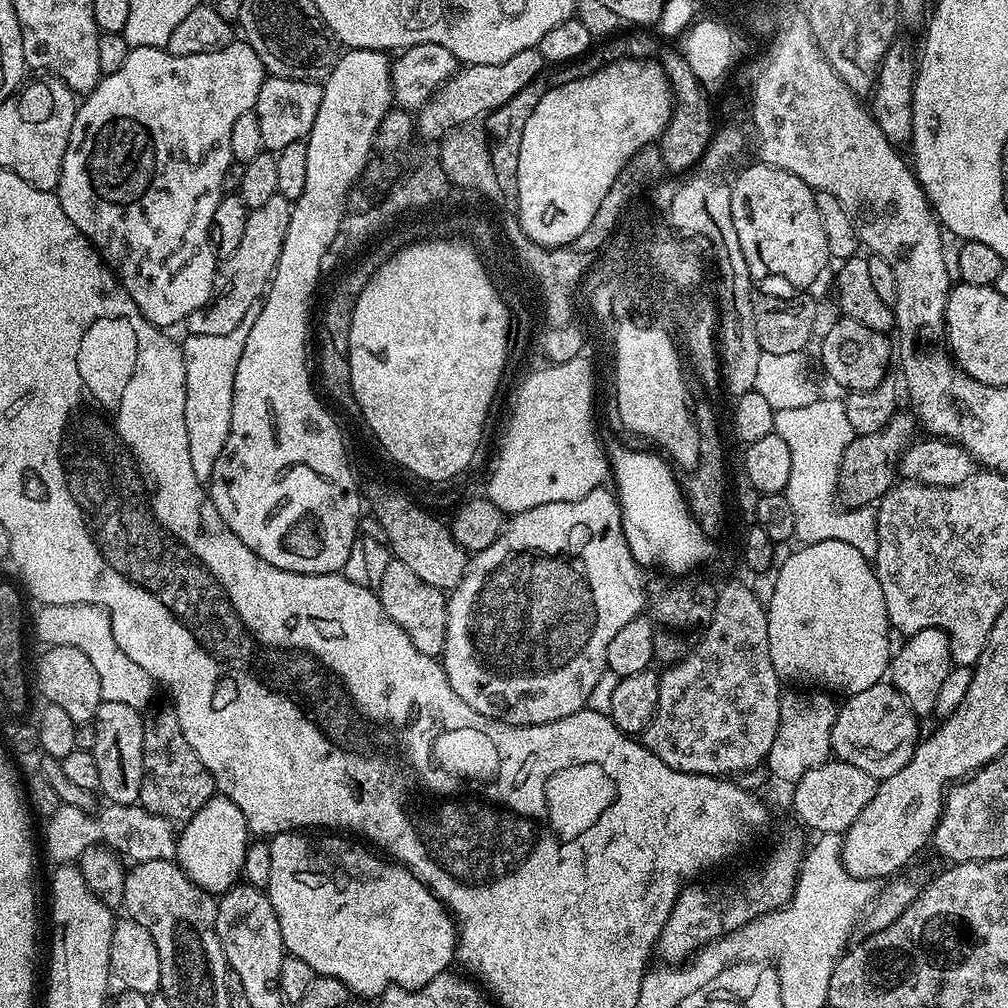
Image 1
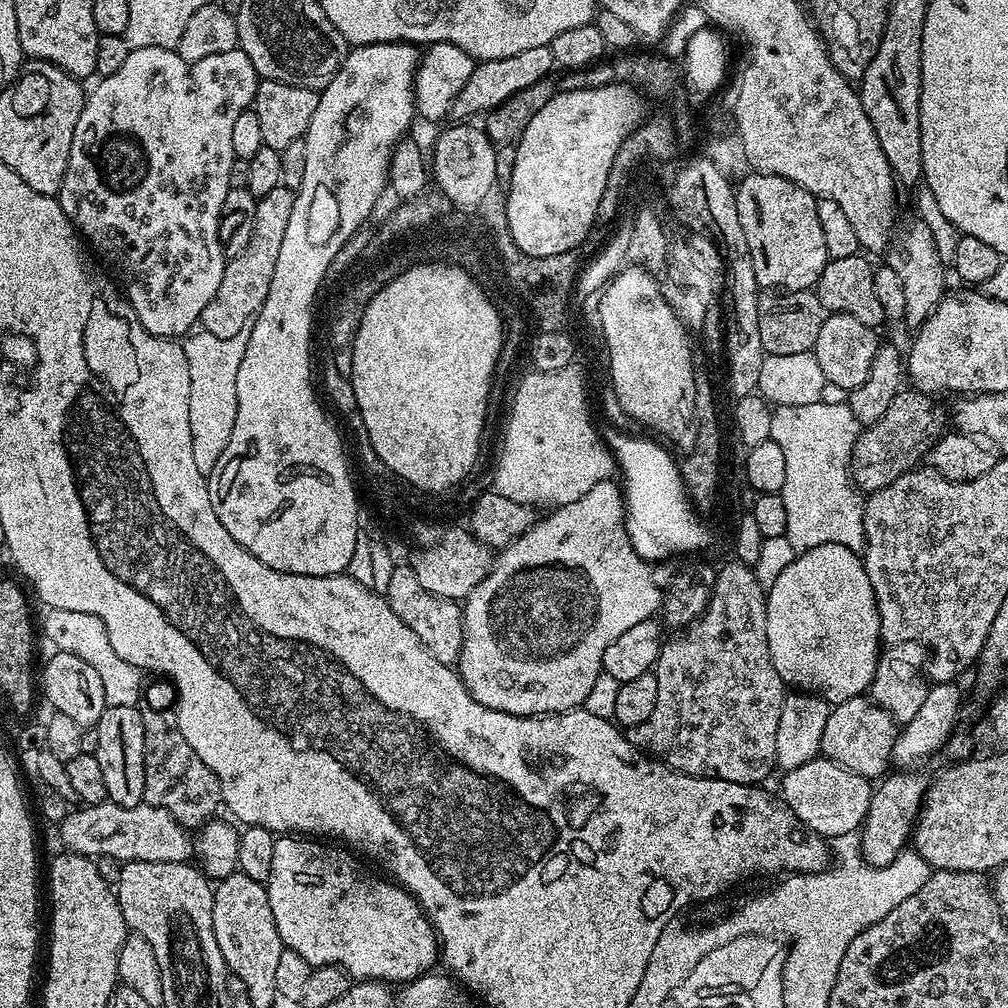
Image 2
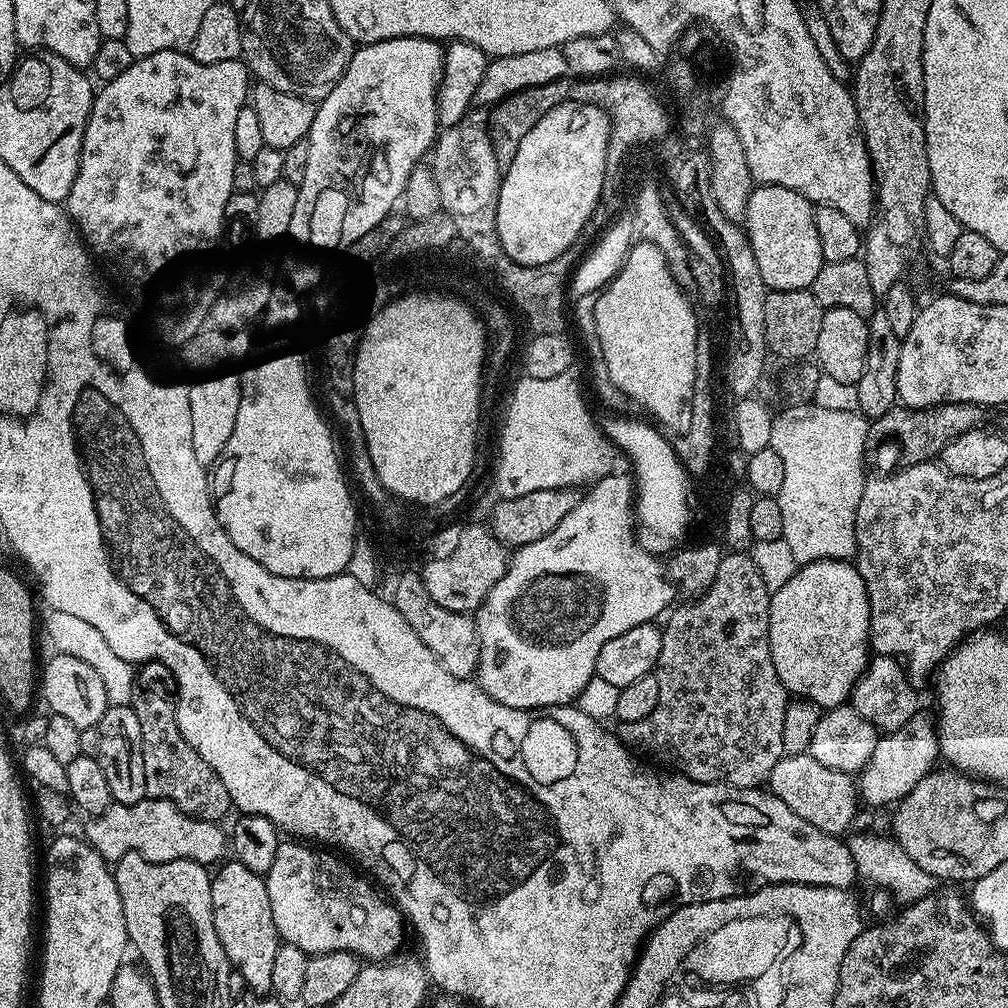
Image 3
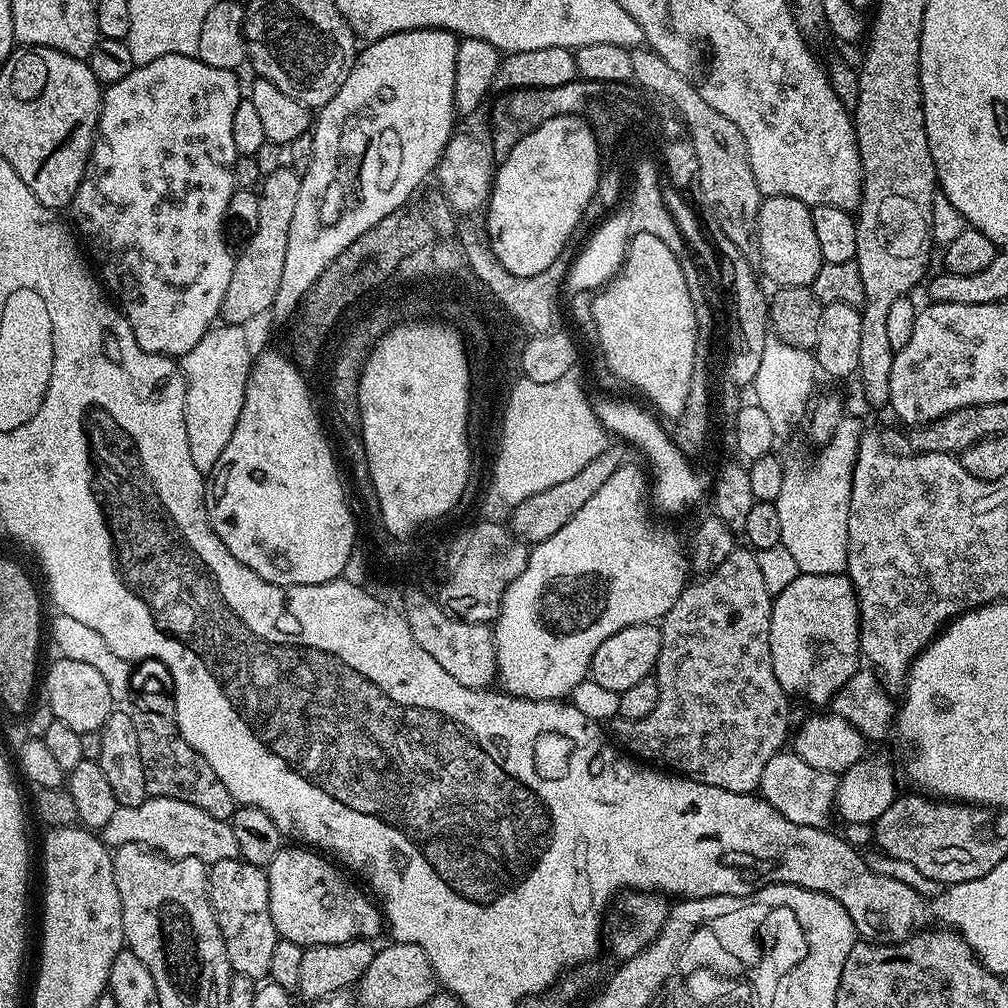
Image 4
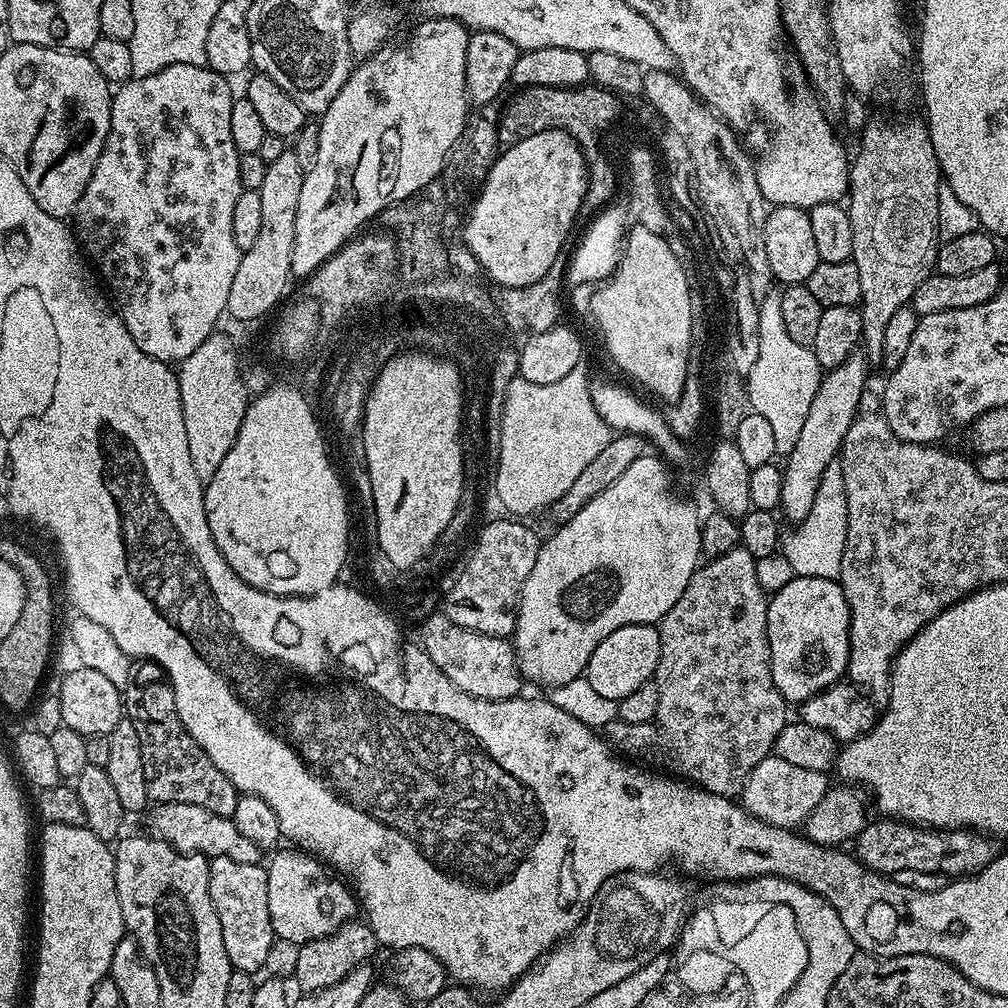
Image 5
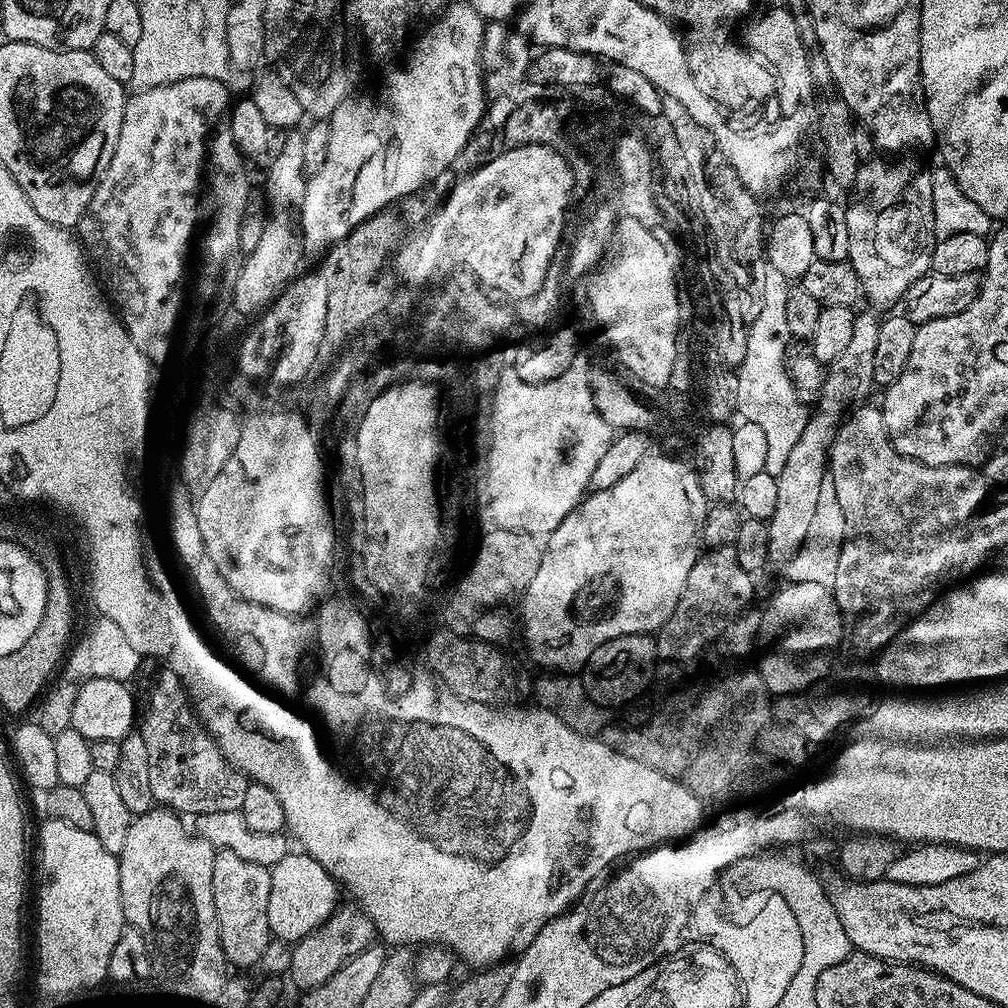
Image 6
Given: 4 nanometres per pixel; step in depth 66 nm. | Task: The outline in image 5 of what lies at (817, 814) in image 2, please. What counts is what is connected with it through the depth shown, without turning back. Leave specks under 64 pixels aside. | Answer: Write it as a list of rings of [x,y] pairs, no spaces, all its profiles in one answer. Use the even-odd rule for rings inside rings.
[[[775,754],[762,758],[744,783],[742,803],[751,816],[779,828],[795,829],[803,825],[830,787],[829,777],[818,770],[806,770],[806,766],[793,766],[786,758]]]

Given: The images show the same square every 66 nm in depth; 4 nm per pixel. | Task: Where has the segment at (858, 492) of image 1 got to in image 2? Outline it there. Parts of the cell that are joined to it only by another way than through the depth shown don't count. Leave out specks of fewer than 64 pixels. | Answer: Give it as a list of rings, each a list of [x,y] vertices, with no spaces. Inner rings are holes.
[[[902,390],[896,395],[894,402],[890,402],[886,414],[882,414],[882,418],[878,418],[878,422],[867,425],[861,431],[860,437],[854,442],[850,465],[852,483],[864,494],[871,494],[890,486],[890,482],[894,482],[902,474],[913,471],[919,465],[916,463],[927,457],[934,445],[944,437],[949,424],[950,416],[946,408],[935,404],[926,393]]]

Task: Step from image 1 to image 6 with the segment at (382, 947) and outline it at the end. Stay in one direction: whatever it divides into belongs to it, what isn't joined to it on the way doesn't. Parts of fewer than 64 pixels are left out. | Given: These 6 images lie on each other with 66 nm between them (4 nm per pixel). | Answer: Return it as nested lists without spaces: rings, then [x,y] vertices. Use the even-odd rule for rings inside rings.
[[[292,850],[282,862],[270,870],[270,906],[266,906],[266,918],[270,918],[270,930],[277,940],[295,942],[306,938],[326,918],[330,918],[338,907],[336,879],[314,858],[303,850]]]

